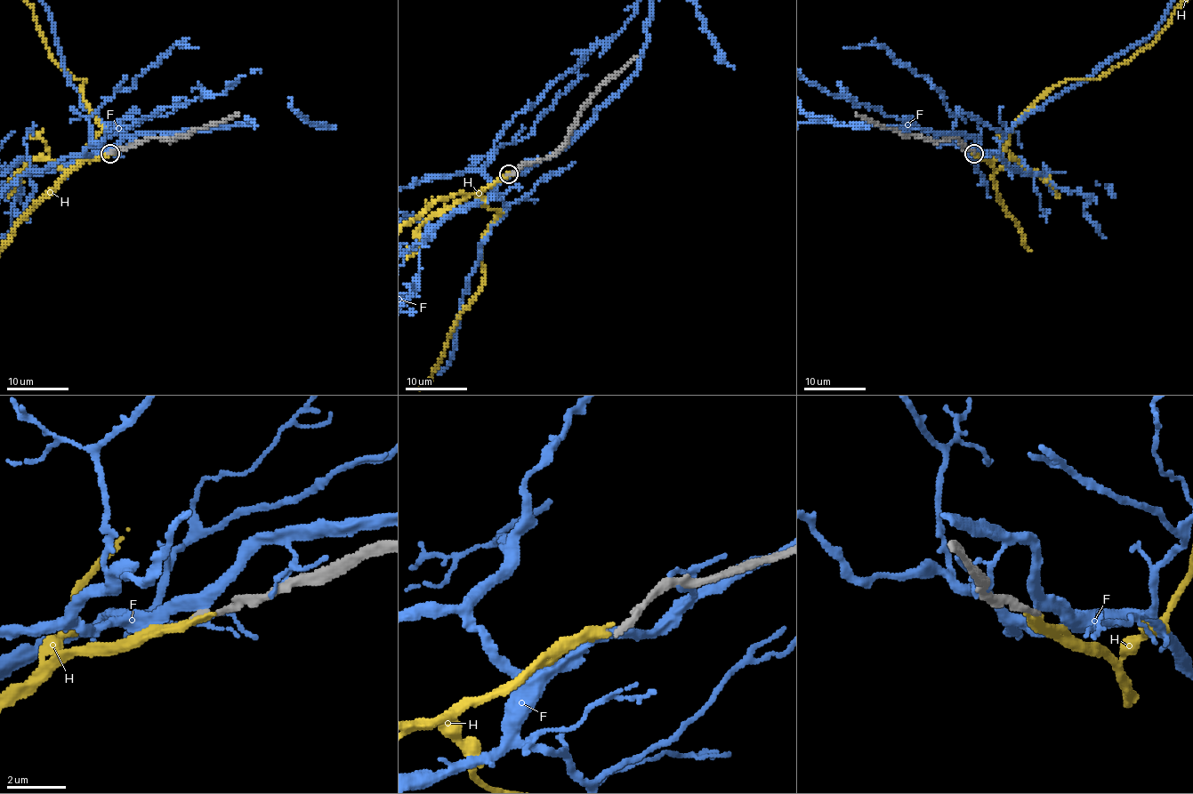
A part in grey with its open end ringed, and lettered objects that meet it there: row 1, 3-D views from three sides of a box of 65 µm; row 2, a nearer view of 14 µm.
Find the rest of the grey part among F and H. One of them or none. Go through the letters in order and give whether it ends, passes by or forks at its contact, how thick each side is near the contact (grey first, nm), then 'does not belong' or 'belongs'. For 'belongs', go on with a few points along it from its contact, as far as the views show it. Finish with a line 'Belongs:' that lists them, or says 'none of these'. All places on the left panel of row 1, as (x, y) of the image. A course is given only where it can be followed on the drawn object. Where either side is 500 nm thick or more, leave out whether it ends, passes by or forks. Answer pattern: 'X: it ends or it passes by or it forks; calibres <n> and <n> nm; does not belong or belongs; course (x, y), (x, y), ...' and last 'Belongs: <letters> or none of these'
F: it passes by; calibres 200 and 320 nm; does not belong
H: it ends; calibres 190 and 320 nm; belongs
Belongs: H

